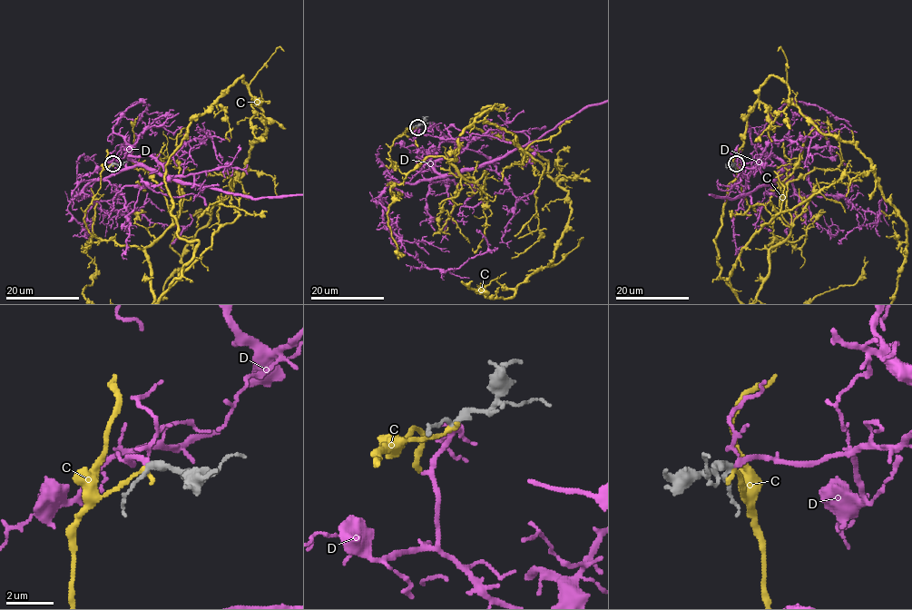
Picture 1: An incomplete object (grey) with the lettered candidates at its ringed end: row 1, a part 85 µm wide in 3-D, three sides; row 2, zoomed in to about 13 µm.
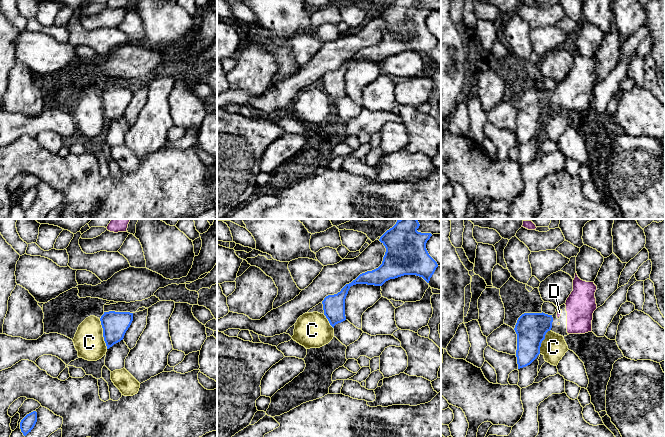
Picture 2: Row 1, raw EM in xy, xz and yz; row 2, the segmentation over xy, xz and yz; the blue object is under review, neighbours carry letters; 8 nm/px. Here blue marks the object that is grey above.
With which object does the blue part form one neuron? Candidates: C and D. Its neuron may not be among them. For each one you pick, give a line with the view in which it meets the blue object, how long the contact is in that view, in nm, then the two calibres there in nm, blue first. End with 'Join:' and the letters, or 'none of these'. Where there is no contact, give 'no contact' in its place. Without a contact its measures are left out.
D: no contact
Join: D

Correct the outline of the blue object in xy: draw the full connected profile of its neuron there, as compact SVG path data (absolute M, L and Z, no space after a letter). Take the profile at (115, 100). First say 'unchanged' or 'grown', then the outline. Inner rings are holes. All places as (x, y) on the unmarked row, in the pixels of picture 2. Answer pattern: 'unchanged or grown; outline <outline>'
unchanged; outline M104 88L100 94L103 104L103 113L107 125L123 116L124 111L133 97L133 89L130 88Z

